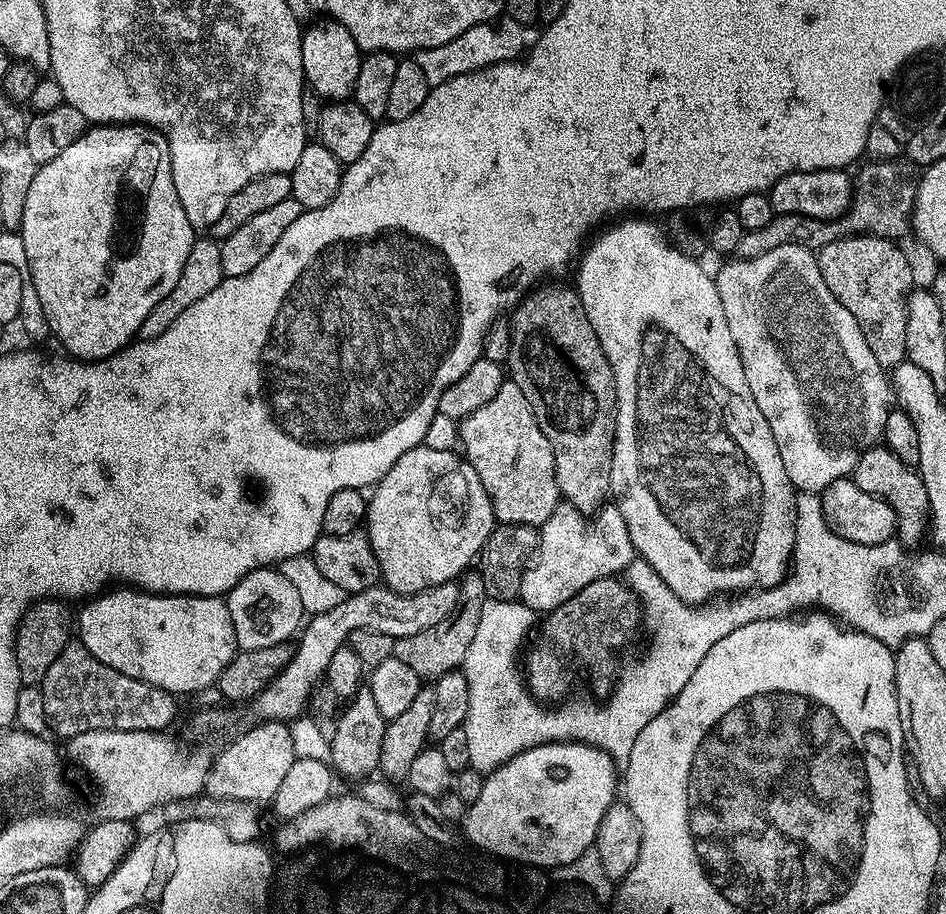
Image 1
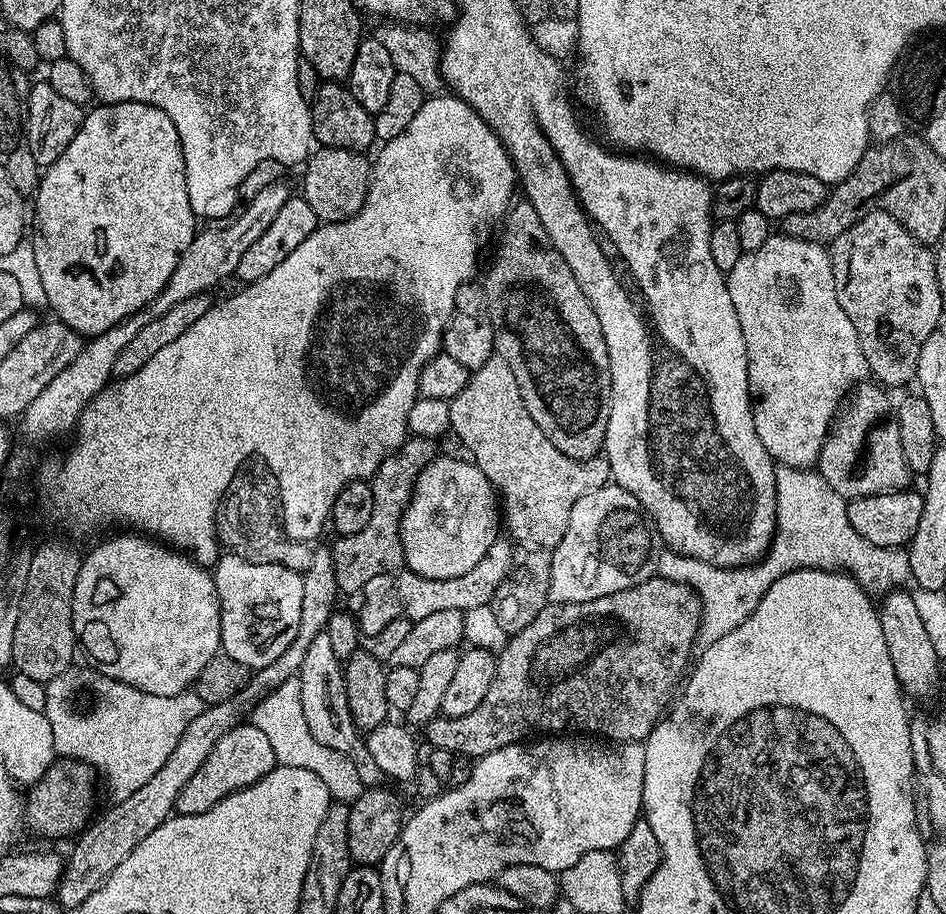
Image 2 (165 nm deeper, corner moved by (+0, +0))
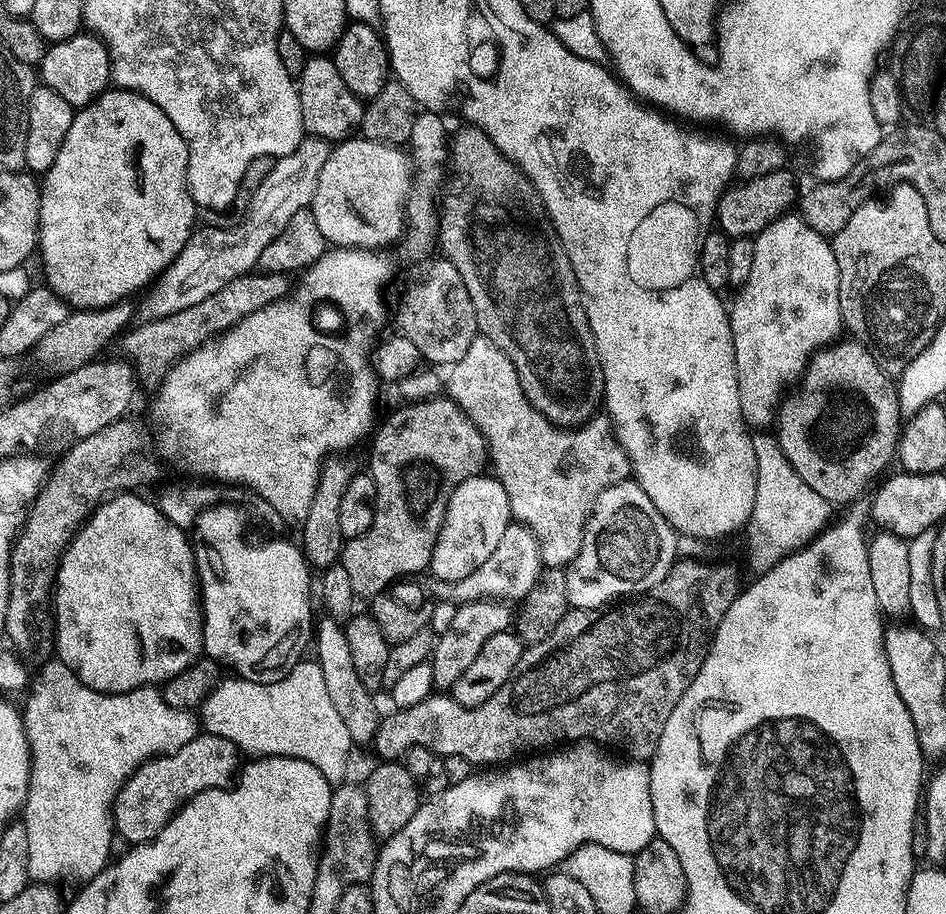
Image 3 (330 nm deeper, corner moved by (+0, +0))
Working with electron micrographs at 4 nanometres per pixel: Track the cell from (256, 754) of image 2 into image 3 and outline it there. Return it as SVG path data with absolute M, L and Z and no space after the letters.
M198 734L186 746L182 746L176 752L167 752L165 756L156 756L137 768L128 781L120 787L120 793L116 795L116 805L112 807L112 819L114 821L114 832L132 846L146 844L156 839L157 834L170 822L170 818L176 815L189 800L211 788L227 788L233 783L238 769L242 764L242 753L228 740L217 736Z

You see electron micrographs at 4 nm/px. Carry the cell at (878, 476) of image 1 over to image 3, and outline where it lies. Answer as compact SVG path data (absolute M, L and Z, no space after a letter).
M855 338L844 339L837 339L812 355L798 381L795 389L797 392L792 397L789 395L778 409L780 449L786 454L798 478L802 478L810 490L822 494L822 498L826 498L832 506L847 506L859 501L863 497L860 495L867 490L868 483L875 476L885 475L884 467L891 460L893 463L902 433L900 398L893 377L886 375L882 366L874 362L865 344Z

